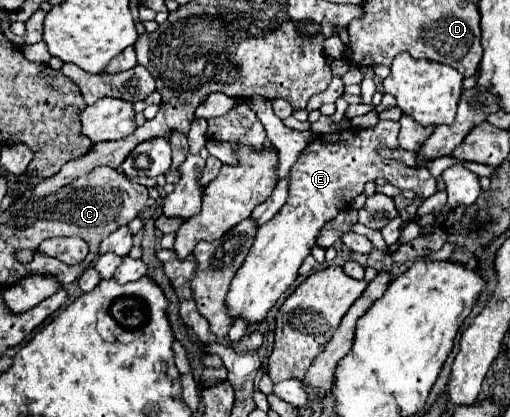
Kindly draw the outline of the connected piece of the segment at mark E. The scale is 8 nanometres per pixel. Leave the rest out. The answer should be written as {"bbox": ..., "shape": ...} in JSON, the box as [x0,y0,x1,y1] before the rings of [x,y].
{"bbox":[226,121,436,323],"shape":[[[380,121],[368,129],[350,127],[340,133],[318,135],[312,143],[308,143],[290,169],[288,201],[268,223],[260,225],[252,249],[230,285],[226,303],[230,305],[232,317],[242,315],[248,323],[262,321],[296,281],[302,261],[312,255],[312,247],[316,245],[320,229],[340,211],[348,209],[364,191],[368,181],[384,177],[390,185],[412,191],[420,199],[428,199],[436,193],[436,179],[426,167],[408,167],[402,161],[382,157],[380,149],[384,147],[400,149],[398,121]]]}

